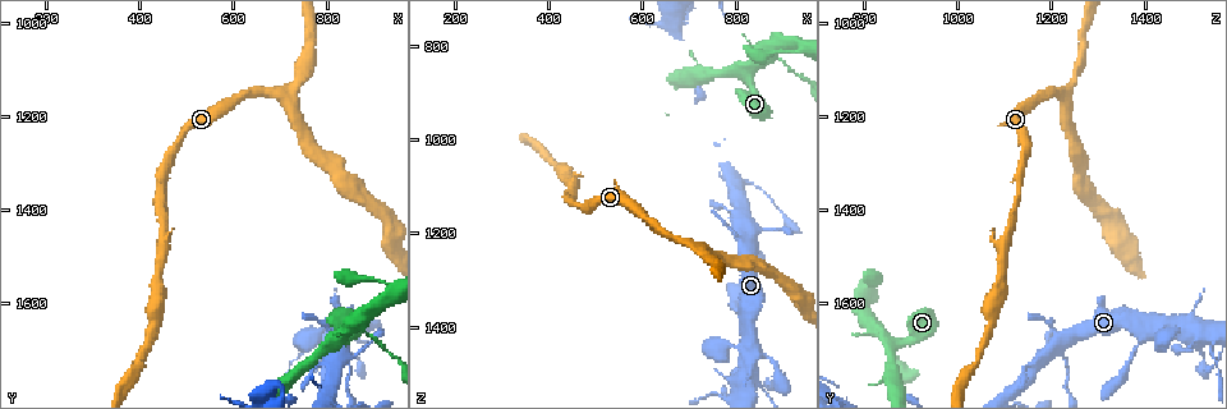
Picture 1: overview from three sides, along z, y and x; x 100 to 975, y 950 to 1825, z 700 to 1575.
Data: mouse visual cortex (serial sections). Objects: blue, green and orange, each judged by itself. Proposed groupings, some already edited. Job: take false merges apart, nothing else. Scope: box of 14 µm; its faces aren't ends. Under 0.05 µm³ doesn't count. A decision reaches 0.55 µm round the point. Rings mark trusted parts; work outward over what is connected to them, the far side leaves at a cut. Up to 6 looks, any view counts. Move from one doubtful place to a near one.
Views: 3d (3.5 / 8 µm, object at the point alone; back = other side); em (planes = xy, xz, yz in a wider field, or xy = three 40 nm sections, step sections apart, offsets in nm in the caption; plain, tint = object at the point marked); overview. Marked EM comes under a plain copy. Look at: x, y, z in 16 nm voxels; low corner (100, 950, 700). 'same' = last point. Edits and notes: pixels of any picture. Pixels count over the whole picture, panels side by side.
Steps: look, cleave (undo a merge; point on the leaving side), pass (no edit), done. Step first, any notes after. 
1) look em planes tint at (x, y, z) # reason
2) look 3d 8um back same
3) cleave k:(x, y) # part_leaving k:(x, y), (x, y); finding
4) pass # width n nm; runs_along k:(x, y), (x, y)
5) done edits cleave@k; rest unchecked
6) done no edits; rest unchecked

look 3d 3.5um at (860, 1645, 810) # two arms in line, one across

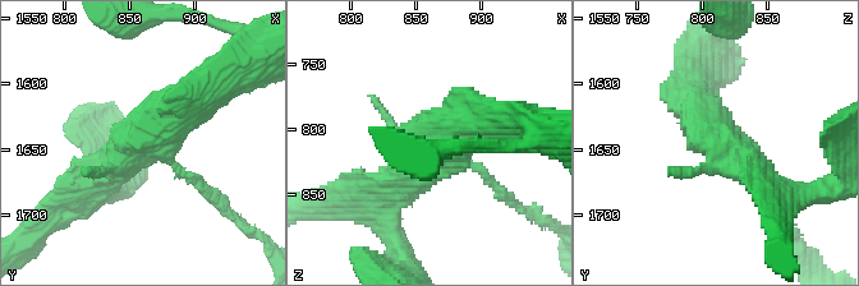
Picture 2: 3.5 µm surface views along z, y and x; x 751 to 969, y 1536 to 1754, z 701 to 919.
look em xy step 5 tint at (862, 1642, 814)

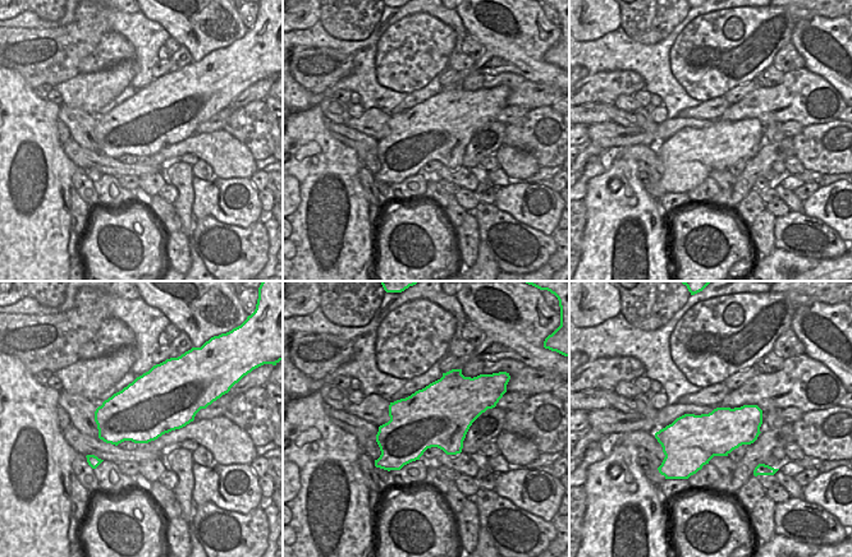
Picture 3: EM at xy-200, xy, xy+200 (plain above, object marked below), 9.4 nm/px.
pass # runs_along 2:(92, 189), (171, 114), (210, 87); all the same cell

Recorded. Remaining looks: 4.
look 3d 8um at (830, 1685, 1225) # arms part here

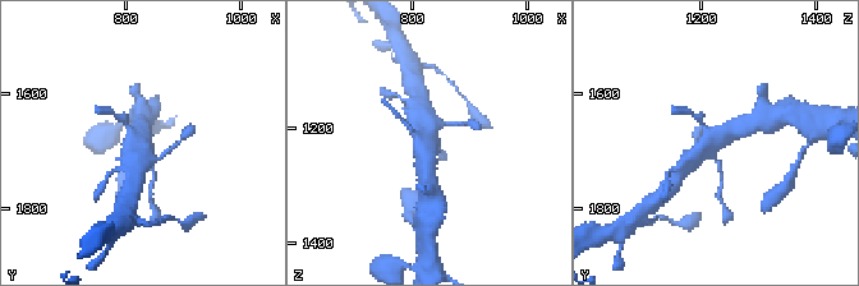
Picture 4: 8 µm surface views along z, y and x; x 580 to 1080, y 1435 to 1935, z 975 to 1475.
look 3d 3.5um at (830, 1680, 1230)

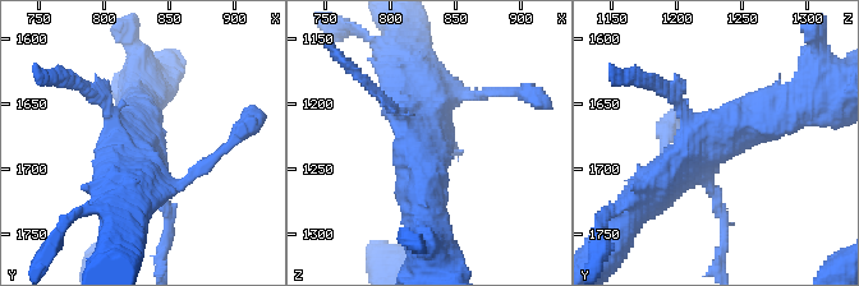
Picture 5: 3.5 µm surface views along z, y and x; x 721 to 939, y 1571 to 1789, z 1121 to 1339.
look em xy step 1 tint at (828, 1682, 1230)

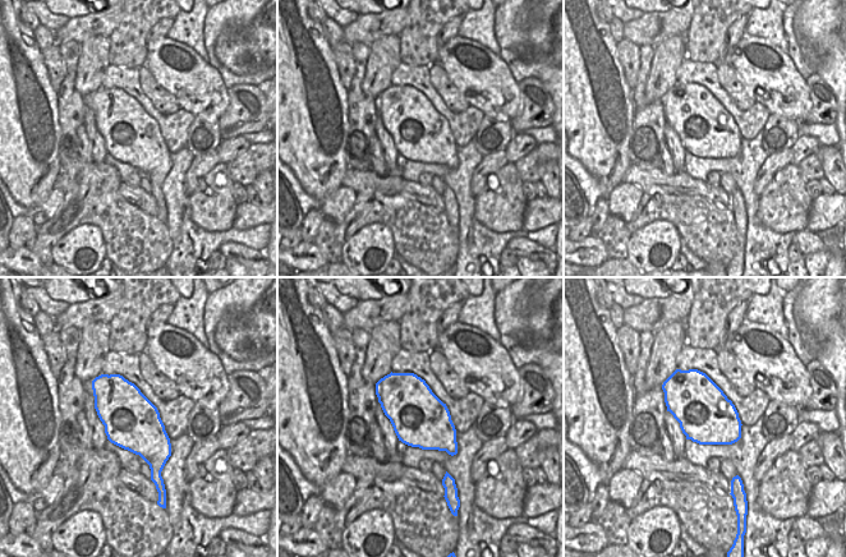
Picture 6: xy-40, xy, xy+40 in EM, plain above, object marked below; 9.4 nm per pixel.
pass # runs_along 5:(793, 107), (747, 120), (652, 190); one cell here

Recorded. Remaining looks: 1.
done no edits; rest unchecked

